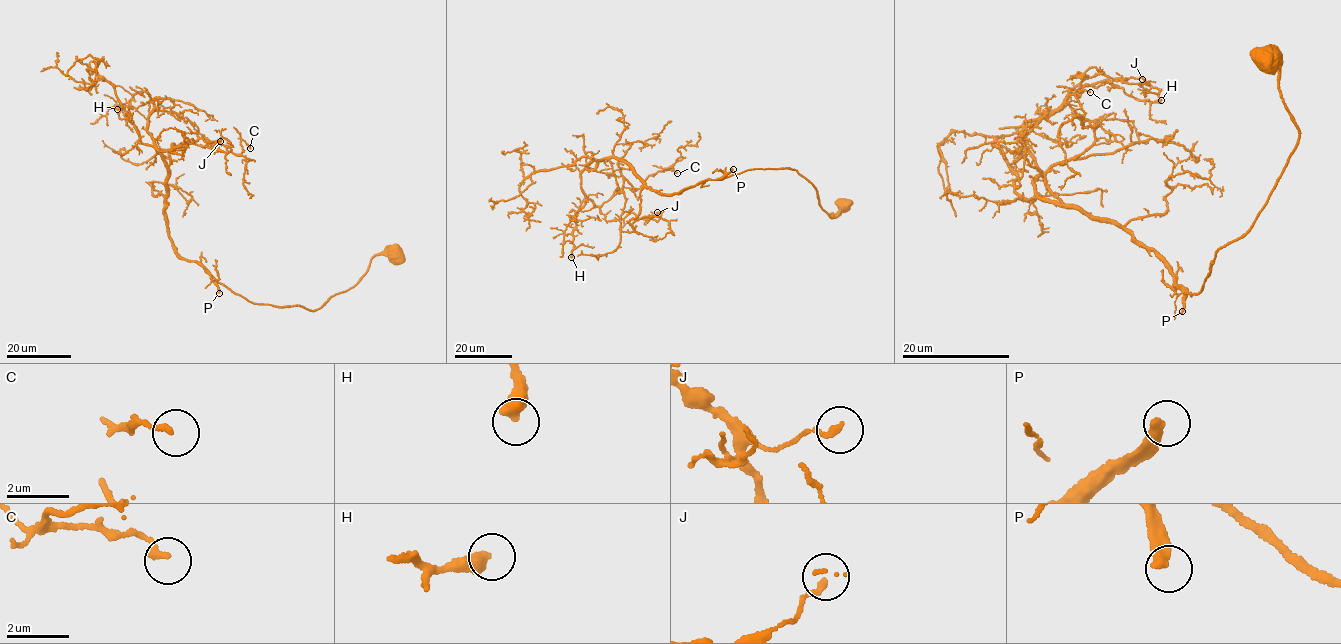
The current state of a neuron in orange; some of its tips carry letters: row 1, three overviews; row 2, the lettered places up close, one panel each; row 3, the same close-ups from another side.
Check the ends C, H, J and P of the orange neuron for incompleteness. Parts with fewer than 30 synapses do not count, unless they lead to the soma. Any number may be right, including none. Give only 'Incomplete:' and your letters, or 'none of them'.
Incomplete: P

